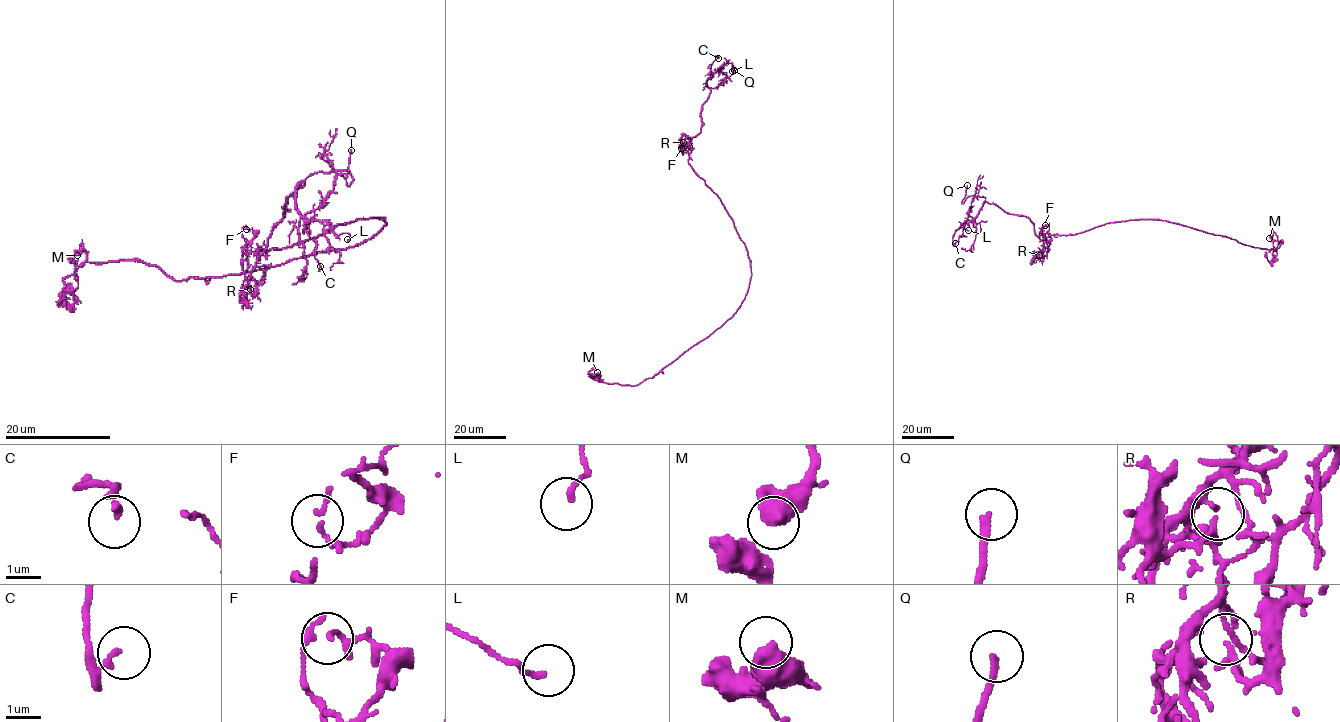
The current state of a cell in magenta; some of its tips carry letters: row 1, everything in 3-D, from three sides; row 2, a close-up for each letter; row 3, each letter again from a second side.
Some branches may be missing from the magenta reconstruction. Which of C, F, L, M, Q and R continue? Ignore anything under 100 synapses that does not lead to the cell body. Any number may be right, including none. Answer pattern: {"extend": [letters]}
{"extend": ["Q"]}

